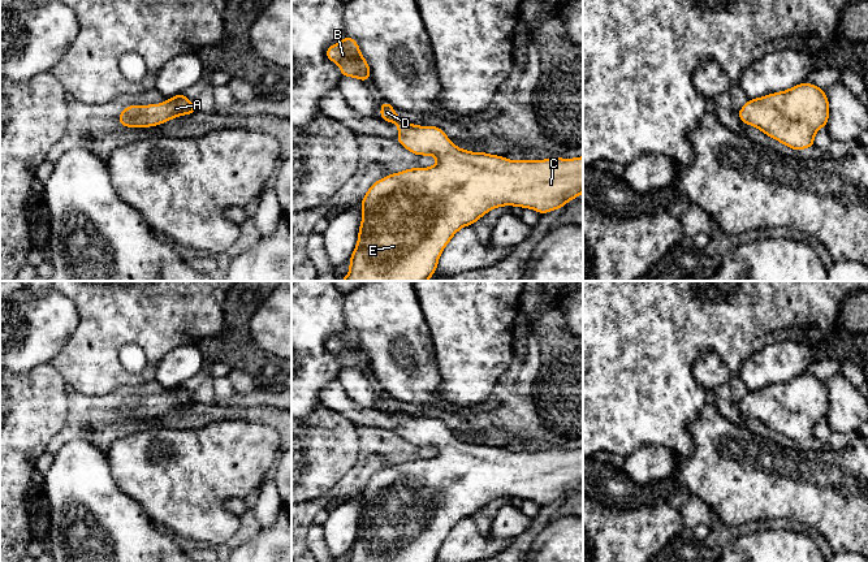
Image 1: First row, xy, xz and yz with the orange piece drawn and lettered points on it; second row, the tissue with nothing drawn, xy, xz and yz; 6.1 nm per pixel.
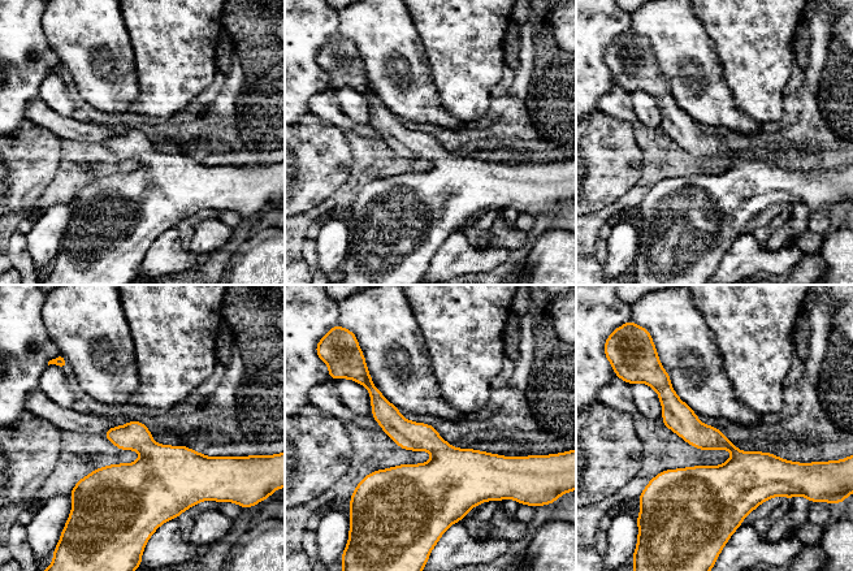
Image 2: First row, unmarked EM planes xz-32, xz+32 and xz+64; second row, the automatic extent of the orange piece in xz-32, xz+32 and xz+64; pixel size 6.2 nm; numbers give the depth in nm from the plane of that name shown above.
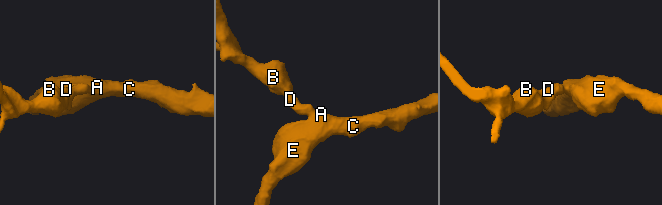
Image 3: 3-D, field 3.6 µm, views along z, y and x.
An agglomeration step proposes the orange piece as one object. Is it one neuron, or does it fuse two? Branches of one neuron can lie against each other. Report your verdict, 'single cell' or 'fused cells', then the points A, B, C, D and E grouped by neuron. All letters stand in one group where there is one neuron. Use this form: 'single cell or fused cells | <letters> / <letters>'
single cell | A B C D E

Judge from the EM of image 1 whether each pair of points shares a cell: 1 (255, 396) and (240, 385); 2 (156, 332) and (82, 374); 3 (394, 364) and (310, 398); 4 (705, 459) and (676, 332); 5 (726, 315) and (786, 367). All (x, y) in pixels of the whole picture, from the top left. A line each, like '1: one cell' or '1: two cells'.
1: two cells
2: one cell
3: two cells
4: two cells
5: two cells

